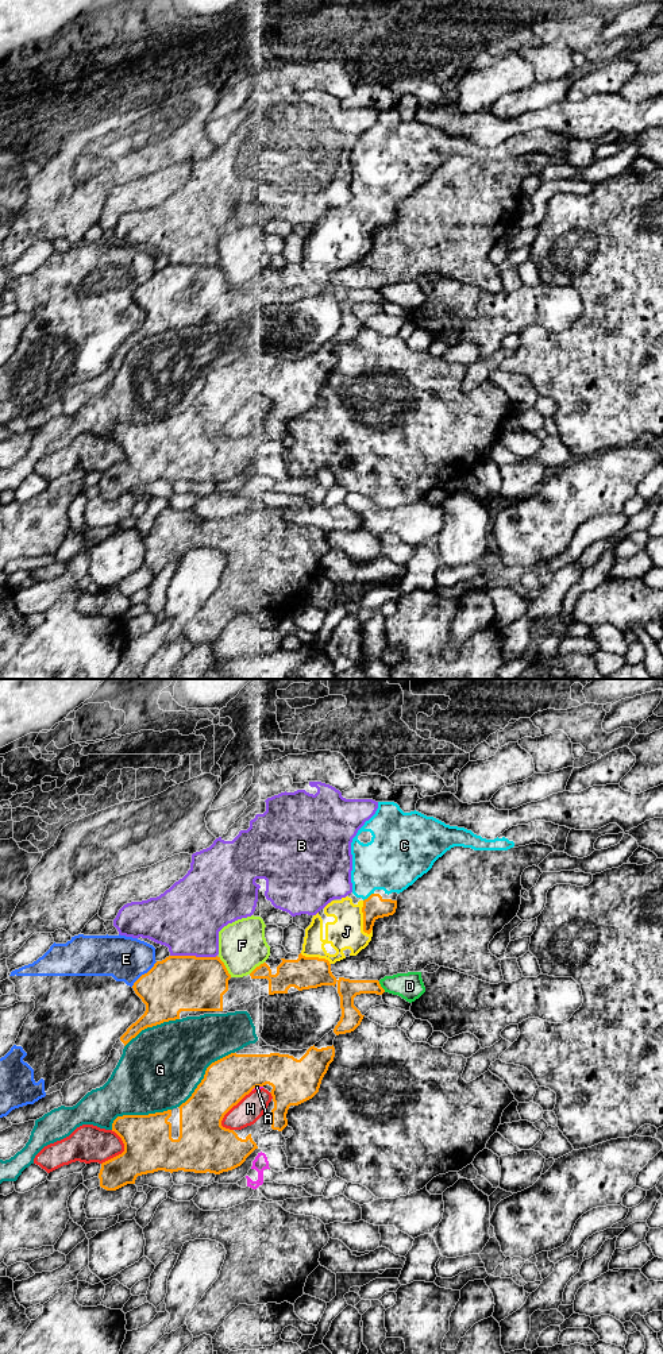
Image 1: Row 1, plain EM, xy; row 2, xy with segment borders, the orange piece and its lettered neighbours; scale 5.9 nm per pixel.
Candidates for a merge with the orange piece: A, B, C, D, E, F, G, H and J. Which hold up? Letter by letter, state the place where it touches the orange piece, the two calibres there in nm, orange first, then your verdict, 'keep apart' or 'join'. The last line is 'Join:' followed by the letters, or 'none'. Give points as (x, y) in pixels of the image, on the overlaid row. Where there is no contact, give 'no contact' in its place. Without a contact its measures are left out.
A: meets orange in xy at (257, 1086); 280 nm thick on the orange side, 20 nm on the other; keep apart
B: meets orange in xy at (193, 956); 340 nm thick on the orange side, 420 nm on the other; keep apart
C: meets orange in xy at (369, 897); 140 nm thick on the orange side, 360 nm on the other; join
D: meets orange in xy at (381, 987); 120 nm thick on the orange side, 160 nm on the other; keep apart
E: meets orange in xy at (145, 973); 340 nm thick on the orange side, 260 nm on the other; keep apart
F: meets orange in xy at (224, 967); 340 nm thick on the orange side, 280 nm on the other; keep apart
G: meets orange in xy at (204, 1075); 280 nm thick on the orange side, 480 nm on the other; keep apart
H: meets orange in xy at (231, 1107); 280 nm thick on the orange side, 160 nm on the other; keep apart
J: meets orange in xy at (363, 918); 140 nm thick on the orange side, 200 nm on the other; join
Join: C, J

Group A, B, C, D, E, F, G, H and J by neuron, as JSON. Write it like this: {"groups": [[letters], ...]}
{"groups": [["A", "H"], ["B"], ["C", "J"], ["D"], ["E"], ["F"], ["G"]]}

